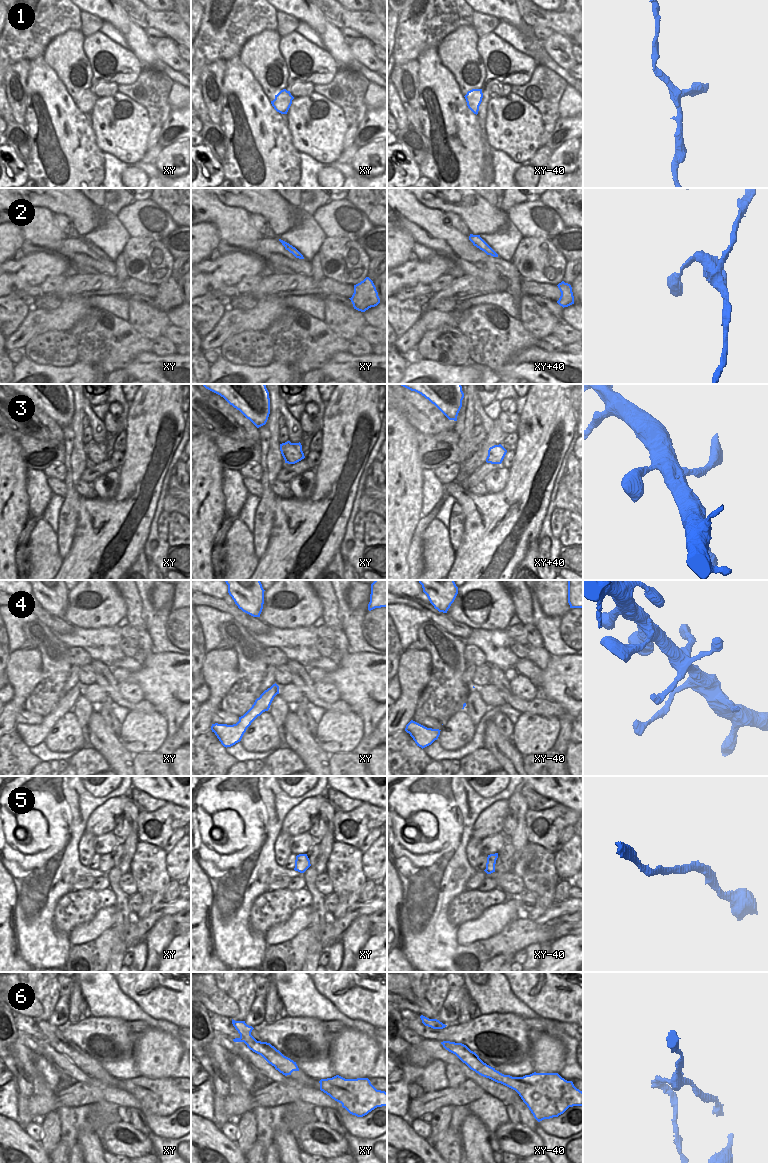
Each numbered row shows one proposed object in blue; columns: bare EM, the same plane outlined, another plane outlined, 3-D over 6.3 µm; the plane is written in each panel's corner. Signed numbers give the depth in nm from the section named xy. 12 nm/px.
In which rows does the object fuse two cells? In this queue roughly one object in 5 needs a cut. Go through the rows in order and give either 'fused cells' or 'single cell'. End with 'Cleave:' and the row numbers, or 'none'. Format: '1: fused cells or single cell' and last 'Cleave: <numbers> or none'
1: single cell
2: single cell
3: single cell
4: single cell
5: single cell
6: single cell
Cleave: none

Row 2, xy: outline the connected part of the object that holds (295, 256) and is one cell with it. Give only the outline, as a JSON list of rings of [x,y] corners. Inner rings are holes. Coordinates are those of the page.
[[[279,239],[279,241],[282,243],[285,249],[292,253],[296,258],[304,259],[303,255],[295,247],[281,239]]]

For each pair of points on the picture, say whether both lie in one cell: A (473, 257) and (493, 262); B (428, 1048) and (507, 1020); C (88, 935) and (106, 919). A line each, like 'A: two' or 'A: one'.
A: two
B: two
C: one

